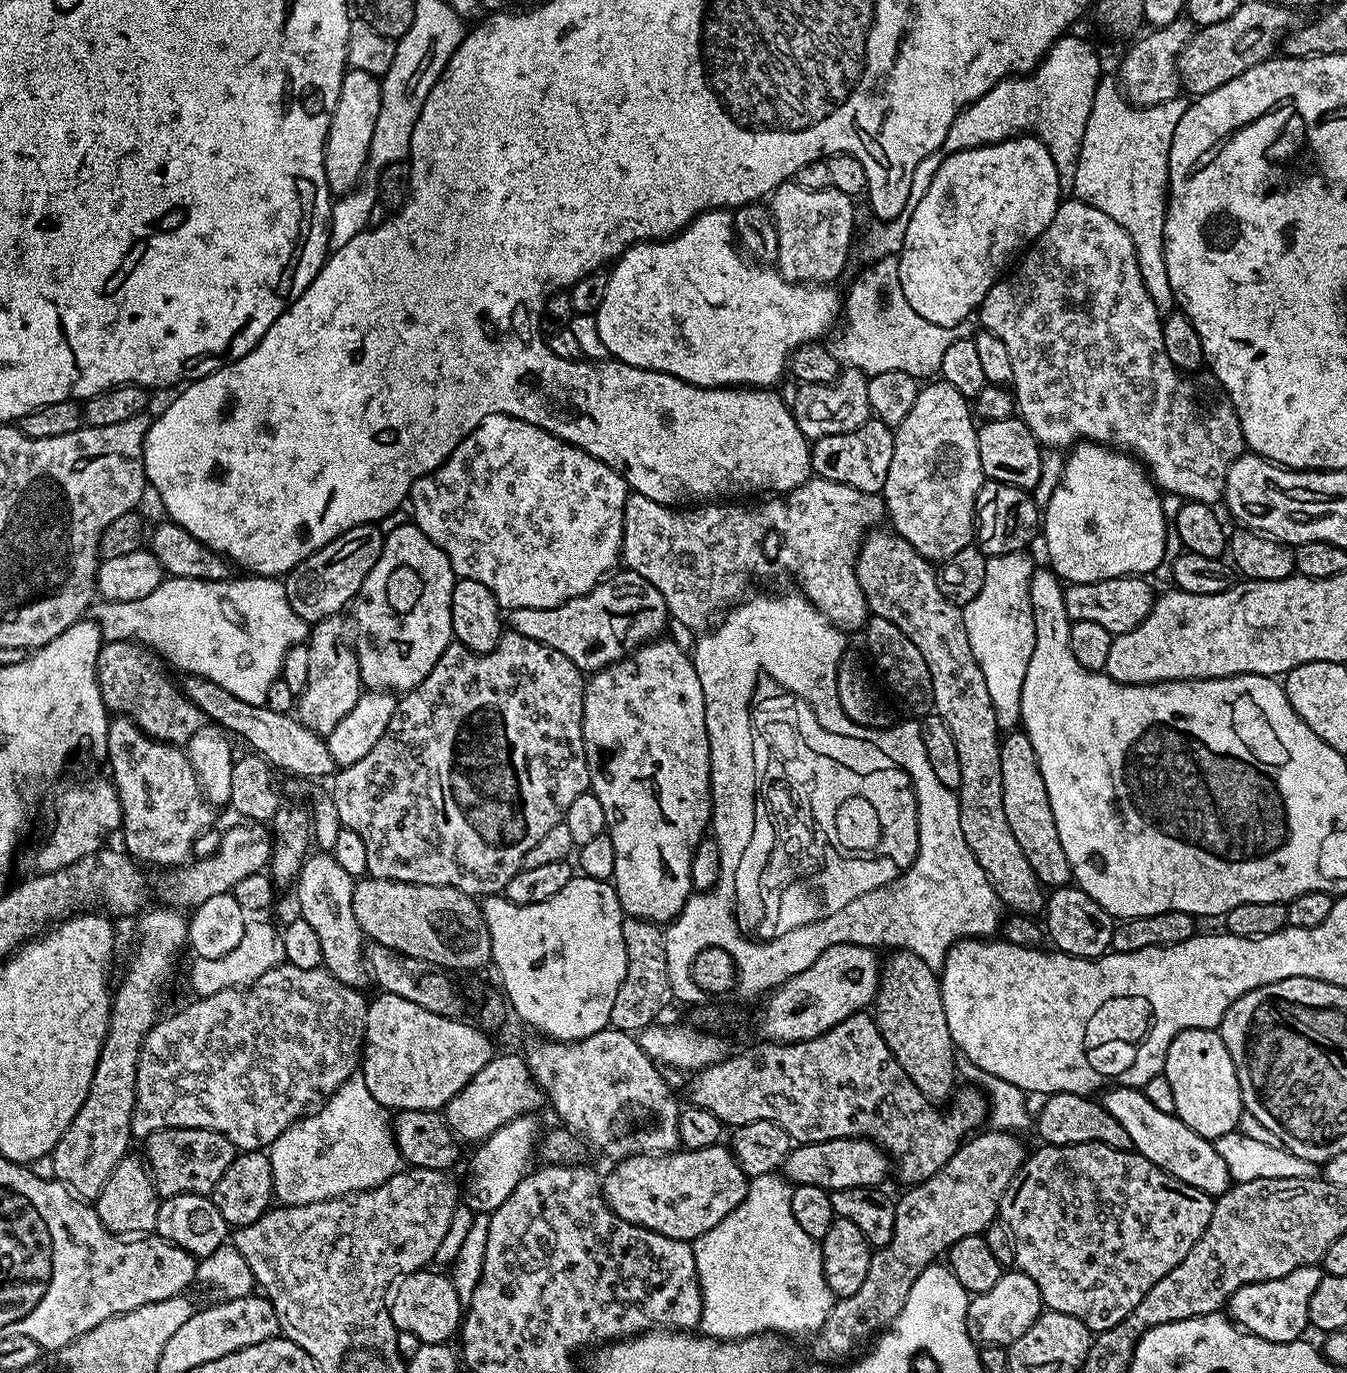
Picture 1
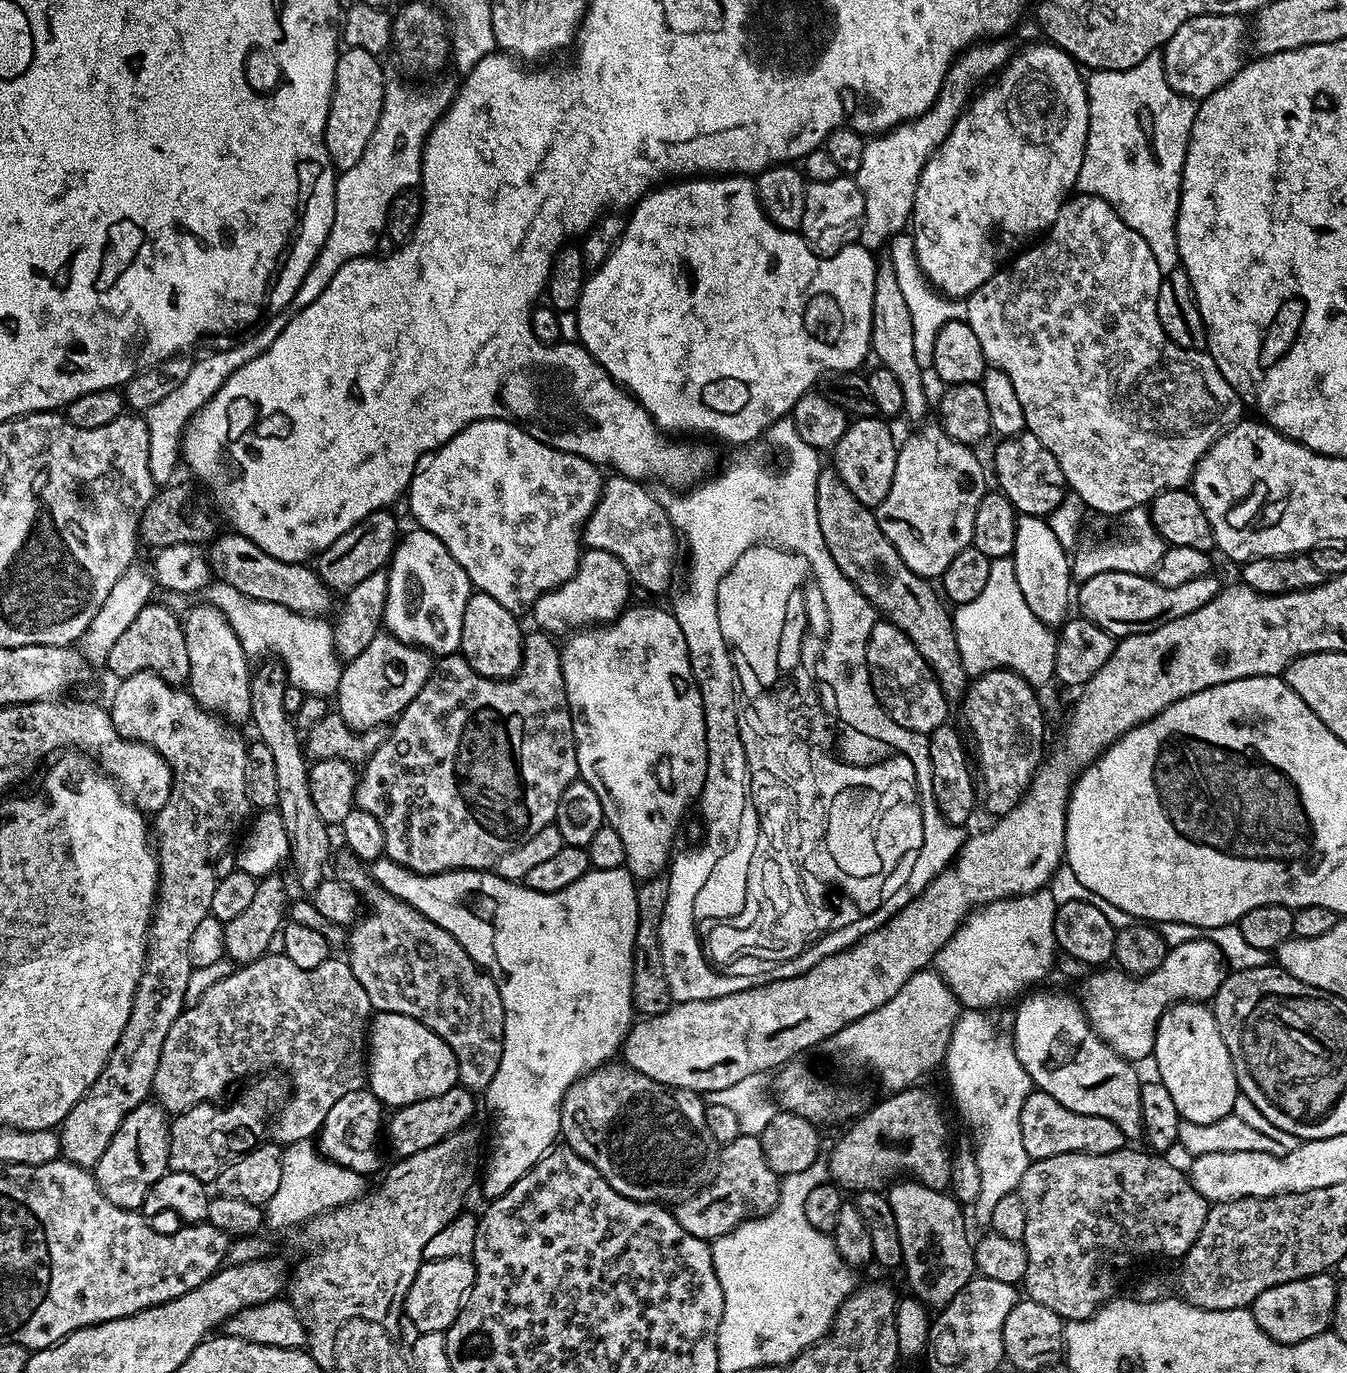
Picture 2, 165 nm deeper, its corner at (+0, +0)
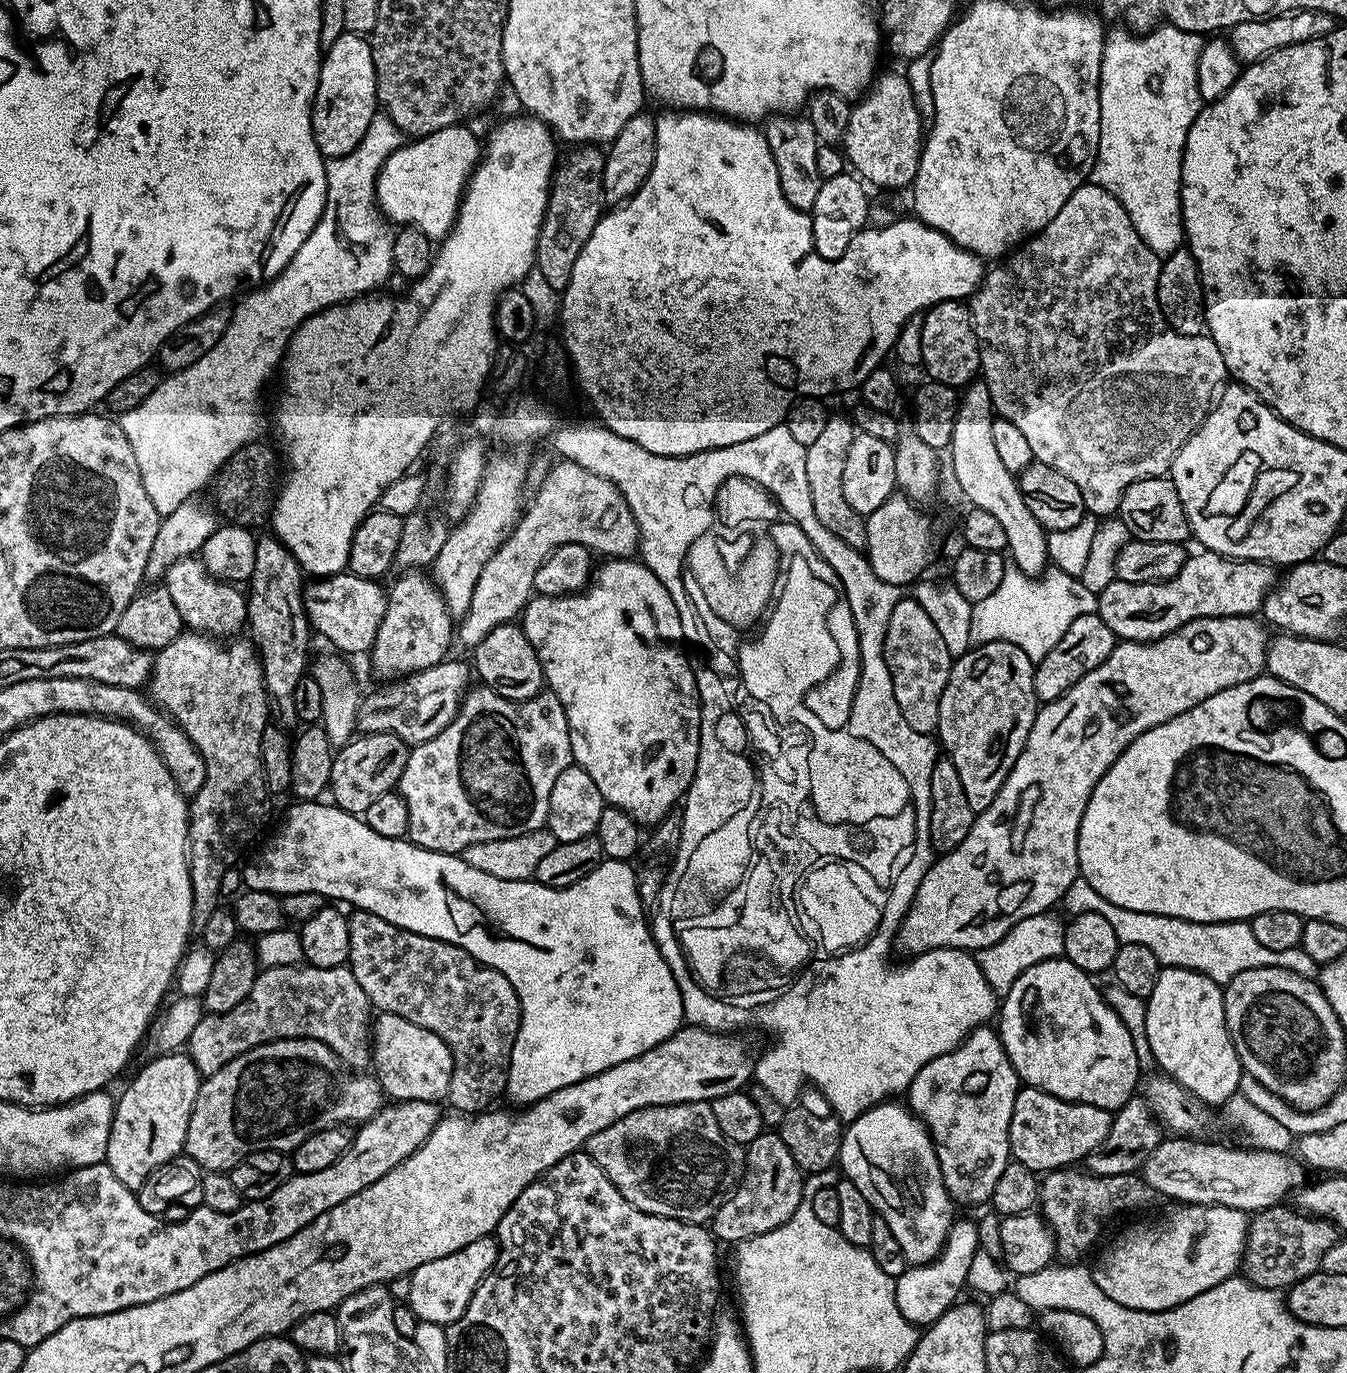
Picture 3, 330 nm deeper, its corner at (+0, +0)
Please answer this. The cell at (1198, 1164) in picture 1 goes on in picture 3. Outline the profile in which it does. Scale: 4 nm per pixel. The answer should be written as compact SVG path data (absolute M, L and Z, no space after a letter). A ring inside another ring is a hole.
M1067 958L1043 960L1030 966L1030 970L1023 972L1018 982L1014 982L1014 986L1003 993L998 1008L998 1031L1014 1070L1027 1087L1115 1113L1131 1096L1137 1095L1142 1080L1140 1056L1136 1053L1136 1040L1131 1030L1104 1001L1103 994L1096 989L1092 980L1095 979L1089 973L1074 966L1074 962Z

